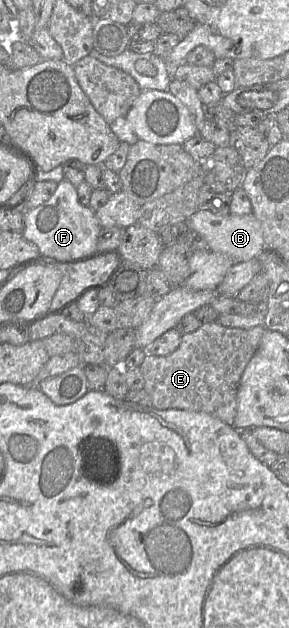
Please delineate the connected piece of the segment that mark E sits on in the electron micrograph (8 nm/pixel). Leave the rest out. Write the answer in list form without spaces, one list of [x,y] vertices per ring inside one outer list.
[[[218,321],[202,324],[197,330],[183,335],[179,347],[167,356],[146,355],[139,366],[144,378],[144,390],[150,395],[151,407],[166,410],[178,409],[203,412],[234,425],[237,412],[237,393],[241,377],[258,350],[265,326],[232,328]]]

